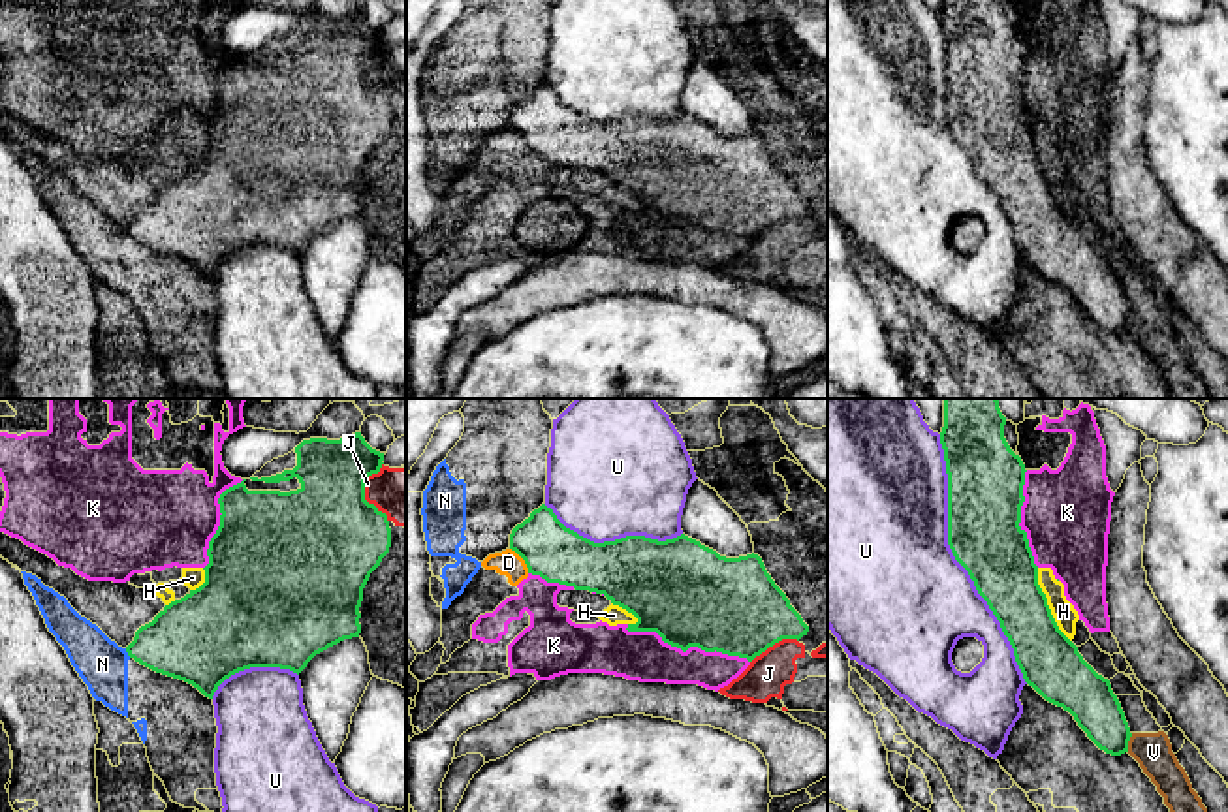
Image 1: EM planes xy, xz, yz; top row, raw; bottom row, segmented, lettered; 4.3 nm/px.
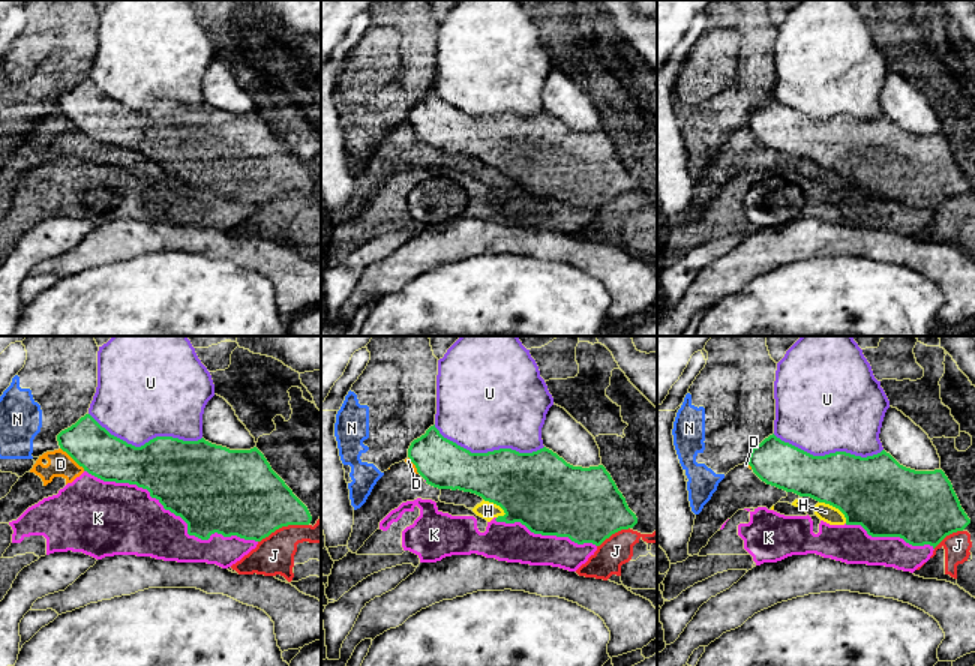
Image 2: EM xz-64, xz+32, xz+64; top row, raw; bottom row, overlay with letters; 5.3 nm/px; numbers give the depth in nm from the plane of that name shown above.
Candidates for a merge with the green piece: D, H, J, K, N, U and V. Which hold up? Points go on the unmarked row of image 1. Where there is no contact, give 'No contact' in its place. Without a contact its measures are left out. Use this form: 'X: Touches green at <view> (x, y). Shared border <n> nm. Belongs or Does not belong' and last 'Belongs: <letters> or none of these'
D: Touches green at xz (523, 138). Shared border 140 nm. Does not belong
H: Touches green at yz (1048, 185). Shared border 360 nm. Does not belong
J: Touches green at xy (363, 72). Shared border 260 nm. Does not belong
K: Touches green at xz (687, 228). Shared border 550 nm. Does not belong
N: Touches green at xy (126, 230). Shared border 50 nm. Does not belong
U: Touches green at yz (956, 138). Shared border 1150 nm. Does not belong
V: Touches green at yz (1127, 322). Shared border 80 nm. Does not belong
Belongs: none of these

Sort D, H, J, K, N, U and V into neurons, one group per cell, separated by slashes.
D H V / J / K / N / U

